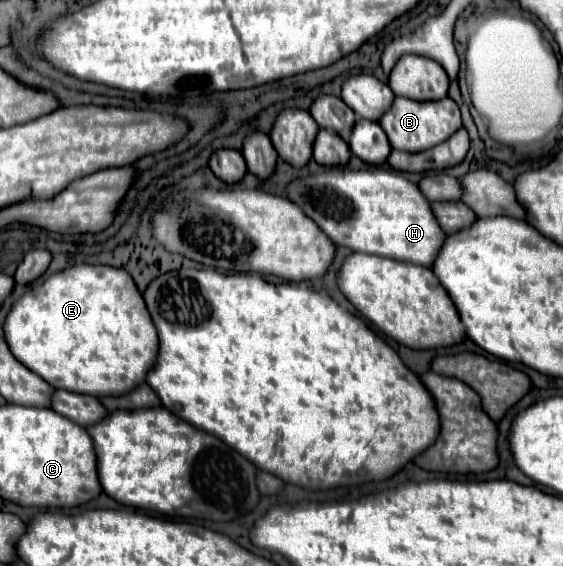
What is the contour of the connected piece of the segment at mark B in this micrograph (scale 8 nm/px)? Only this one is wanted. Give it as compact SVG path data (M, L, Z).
M395 95L391 107L381 115L379 125L385 129L393 149L415 153L415 151L425 151L427 147L433 147L443 139L447 139L451 133L455 133L457 127L461 127L461 113L455 101L449 97L437 101L415 101Z

